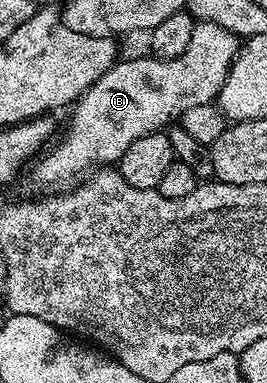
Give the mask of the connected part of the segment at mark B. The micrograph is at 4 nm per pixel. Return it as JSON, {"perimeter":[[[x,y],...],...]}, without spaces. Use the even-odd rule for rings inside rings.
{"perimeter":[[[199,20],[193,25],[191,43],[188,44],[187,50],[183,50],[183,54],[179,54],[179,58],[158,60],[145,55],[146,57],[141,56],[138,60],[118,59],[117,63],[107,70],[107,74],[103,74],[103,78],[92,84],[81,99],[72,105],[73,117],[70,118],[65,133],[64,128],[60,133],[61,141],[59,136],[48,151],[32,161],[28,169],[30,182],[37,188],[45,188],[41,190],[57,190],[62,186],[72,185],[73,176],[81,178],[102,166],[116,165],[123,158],[127,146],[135,142],[135,138],[143,138],[143,134],[148,132],[162,131],[170,122],[176,121],[184,112],[191,110],[191,106],[214,103],[238,51],[239,37],[231,34],[231,30],[215,26],[215,22]]]}

